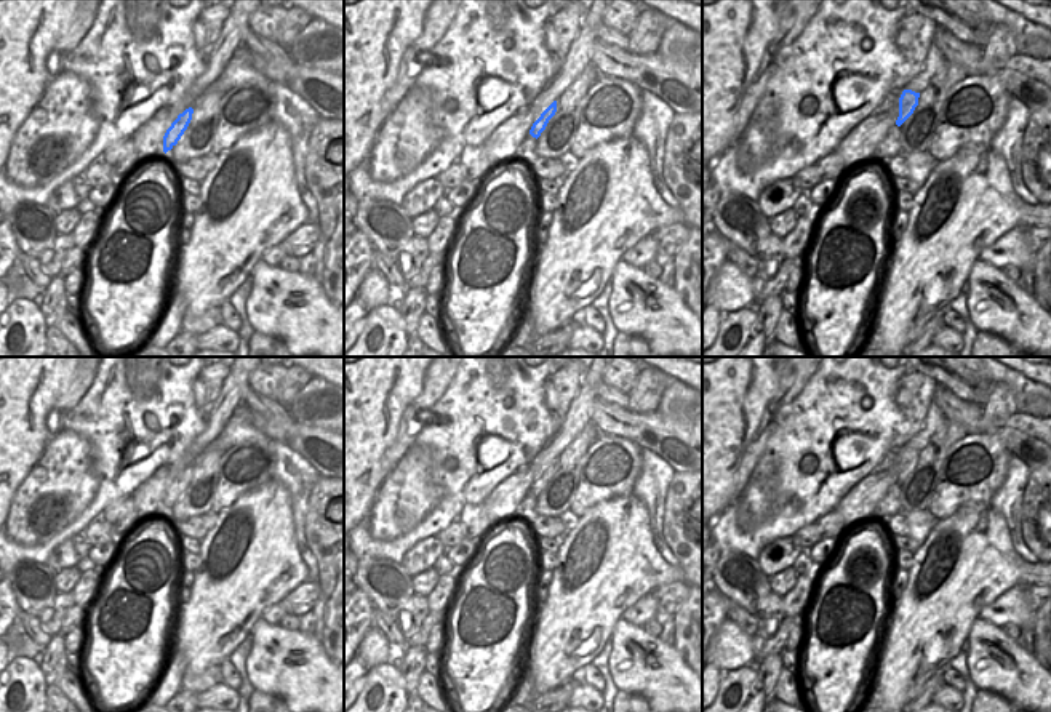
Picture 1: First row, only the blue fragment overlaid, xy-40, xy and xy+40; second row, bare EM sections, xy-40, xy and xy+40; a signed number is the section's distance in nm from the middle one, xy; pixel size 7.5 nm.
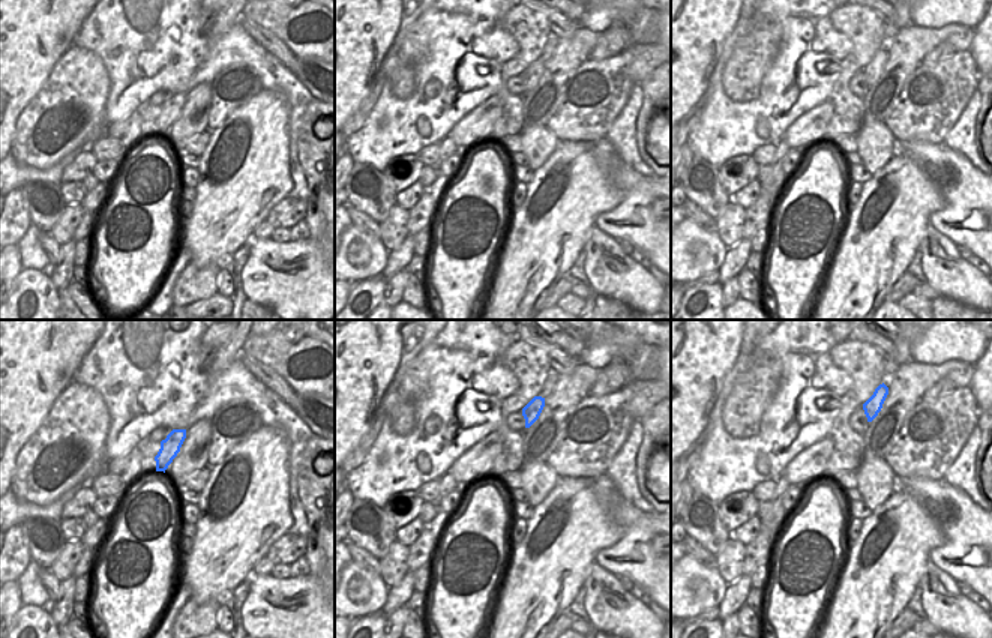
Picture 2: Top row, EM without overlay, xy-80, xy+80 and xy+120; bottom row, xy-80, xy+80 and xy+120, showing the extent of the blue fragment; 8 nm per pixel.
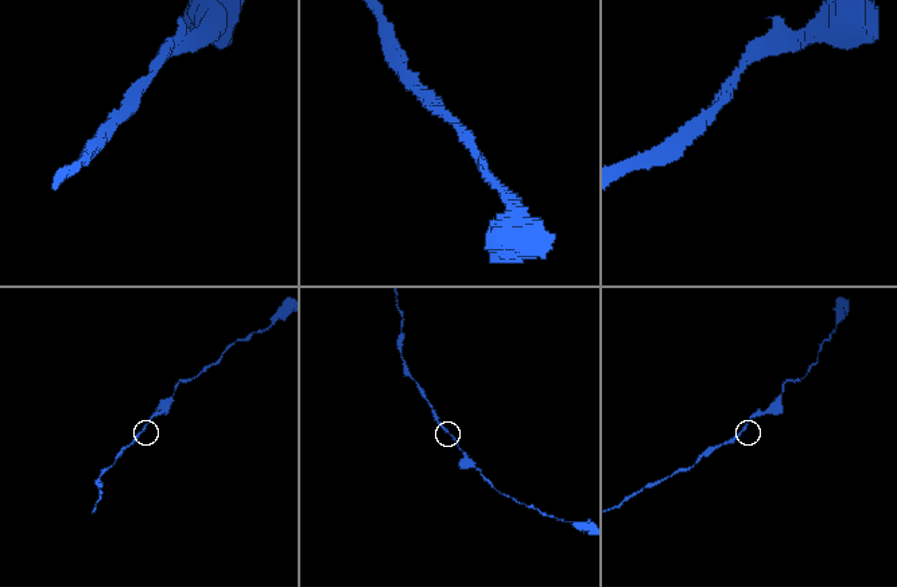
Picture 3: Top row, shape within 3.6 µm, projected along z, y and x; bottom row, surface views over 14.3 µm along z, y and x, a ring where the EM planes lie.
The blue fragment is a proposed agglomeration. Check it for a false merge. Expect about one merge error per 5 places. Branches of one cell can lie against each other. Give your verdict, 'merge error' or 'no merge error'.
no merge error

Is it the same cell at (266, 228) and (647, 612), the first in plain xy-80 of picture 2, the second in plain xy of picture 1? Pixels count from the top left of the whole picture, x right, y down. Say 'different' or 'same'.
same

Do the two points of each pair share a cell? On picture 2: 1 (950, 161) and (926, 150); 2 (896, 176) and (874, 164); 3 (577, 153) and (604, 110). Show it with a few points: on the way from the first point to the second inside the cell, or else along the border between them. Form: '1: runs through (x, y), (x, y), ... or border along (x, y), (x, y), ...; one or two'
1: runs through (944, 161), (937, 161), (932, 156); one
2: border along (896, 152), (872, 174); two
3: border along (605, 137), (560, 141); two

